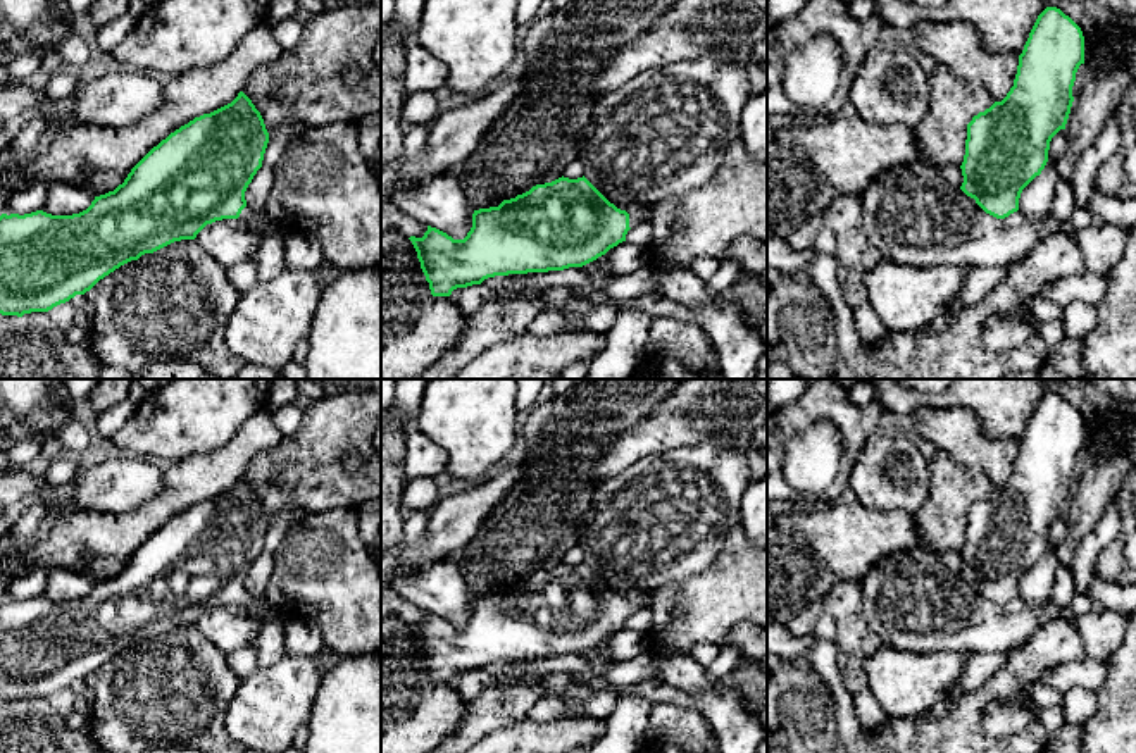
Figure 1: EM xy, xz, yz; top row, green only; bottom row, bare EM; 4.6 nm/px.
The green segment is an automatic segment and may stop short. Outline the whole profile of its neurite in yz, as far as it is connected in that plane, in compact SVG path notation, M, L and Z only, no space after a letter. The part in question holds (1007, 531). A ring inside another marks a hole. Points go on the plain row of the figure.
M1046 393L1019 441L1007 482L967 510L960 576L986 600L1005 605L1019 596L1022 576L1048 548L1052 524L1065 515L1081 450L1081 414L1060 395Z

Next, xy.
M240 477L238 482L188 510L181 512L153 532L128 560L114 577L95 582L91 591L72 601L52 601L43 596L31 600L0 601L0 700L17 701L31 698L48 698L69 688L76 681L84 681L100 665L121 651L138 646L145 639L153 639L174 627L195 625L197 620L215 607L241 605L262 624L279 620L283 627L290 617L276 608L267 598L257 600L247 593L245 577L257 557L262 553L269 529L260 498L252 486Z

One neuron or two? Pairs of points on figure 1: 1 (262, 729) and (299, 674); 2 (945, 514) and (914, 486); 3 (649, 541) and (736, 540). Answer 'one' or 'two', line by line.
1: one
2: two
3: two

